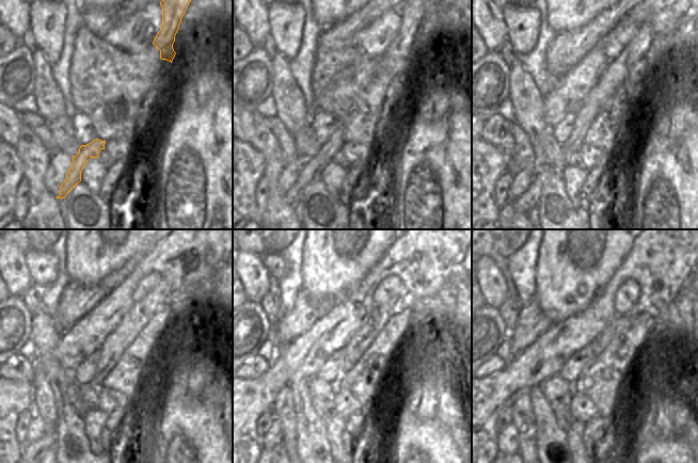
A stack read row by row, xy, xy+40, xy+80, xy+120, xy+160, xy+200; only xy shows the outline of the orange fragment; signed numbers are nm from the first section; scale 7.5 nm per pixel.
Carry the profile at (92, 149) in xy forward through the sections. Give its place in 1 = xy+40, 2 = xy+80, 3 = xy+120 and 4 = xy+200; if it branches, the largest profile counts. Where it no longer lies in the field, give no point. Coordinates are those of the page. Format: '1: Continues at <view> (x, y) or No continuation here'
1: Continues at xy+40 (311, 173)
2: Continues at xy+80 (616, 74)
3: Continues at xy+120 (133, 321)
4: Continues at xy+200 (621, 322)

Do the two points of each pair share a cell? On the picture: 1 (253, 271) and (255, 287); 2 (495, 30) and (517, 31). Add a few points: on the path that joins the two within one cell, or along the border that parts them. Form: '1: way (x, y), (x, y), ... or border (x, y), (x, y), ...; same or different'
1: way (254, 275), (255, 283); same
2: border (502, 11), (508, 37); different

